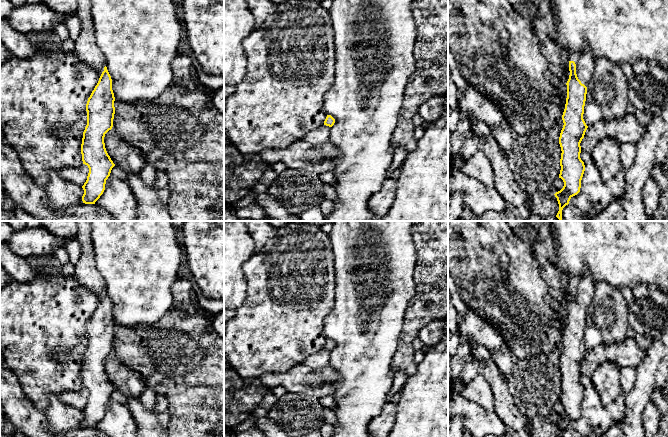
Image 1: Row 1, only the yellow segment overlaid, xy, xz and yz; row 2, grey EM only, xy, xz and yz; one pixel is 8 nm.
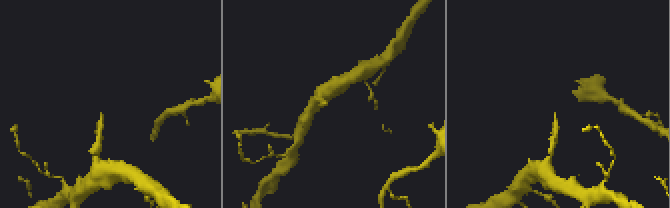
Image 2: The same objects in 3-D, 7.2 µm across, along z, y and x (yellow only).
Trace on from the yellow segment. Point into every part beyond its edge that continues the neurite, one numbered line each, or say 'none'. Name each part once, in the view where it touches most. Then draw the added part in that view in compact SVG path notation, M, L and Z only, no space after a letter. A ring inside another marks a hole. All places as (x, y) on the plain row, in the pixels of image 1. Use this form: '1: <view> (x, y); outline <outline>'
1: yz (584, 285); outline M571 275L569 285L575 286L577 301L587 311L594 297L594 282L591 276L584 275L579 277L577 275Z

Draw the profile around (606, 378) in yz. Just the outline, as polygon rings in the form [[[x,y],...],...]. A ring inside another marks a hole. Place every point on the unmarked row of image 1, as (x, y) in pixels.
[[[604,362],[589,377],[604,405],[614,402],[622,392],[620,370],[617,364]]]

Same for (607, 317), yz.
[[[603,281],[594,283],[594,297],[587,310],[583,338],[586,349],[622,342],[628,328],[628,304],[620,289]]]

